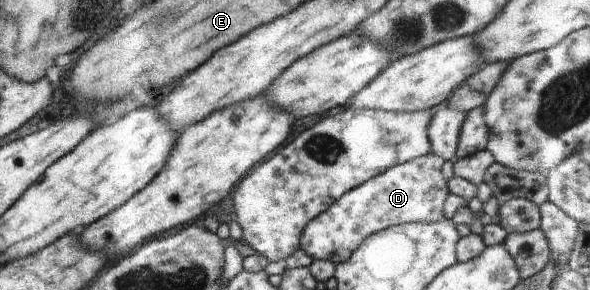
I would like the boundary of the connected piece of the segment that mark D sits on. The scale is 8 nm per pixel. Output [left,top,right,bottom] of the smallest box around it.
[300,152,450,265]

